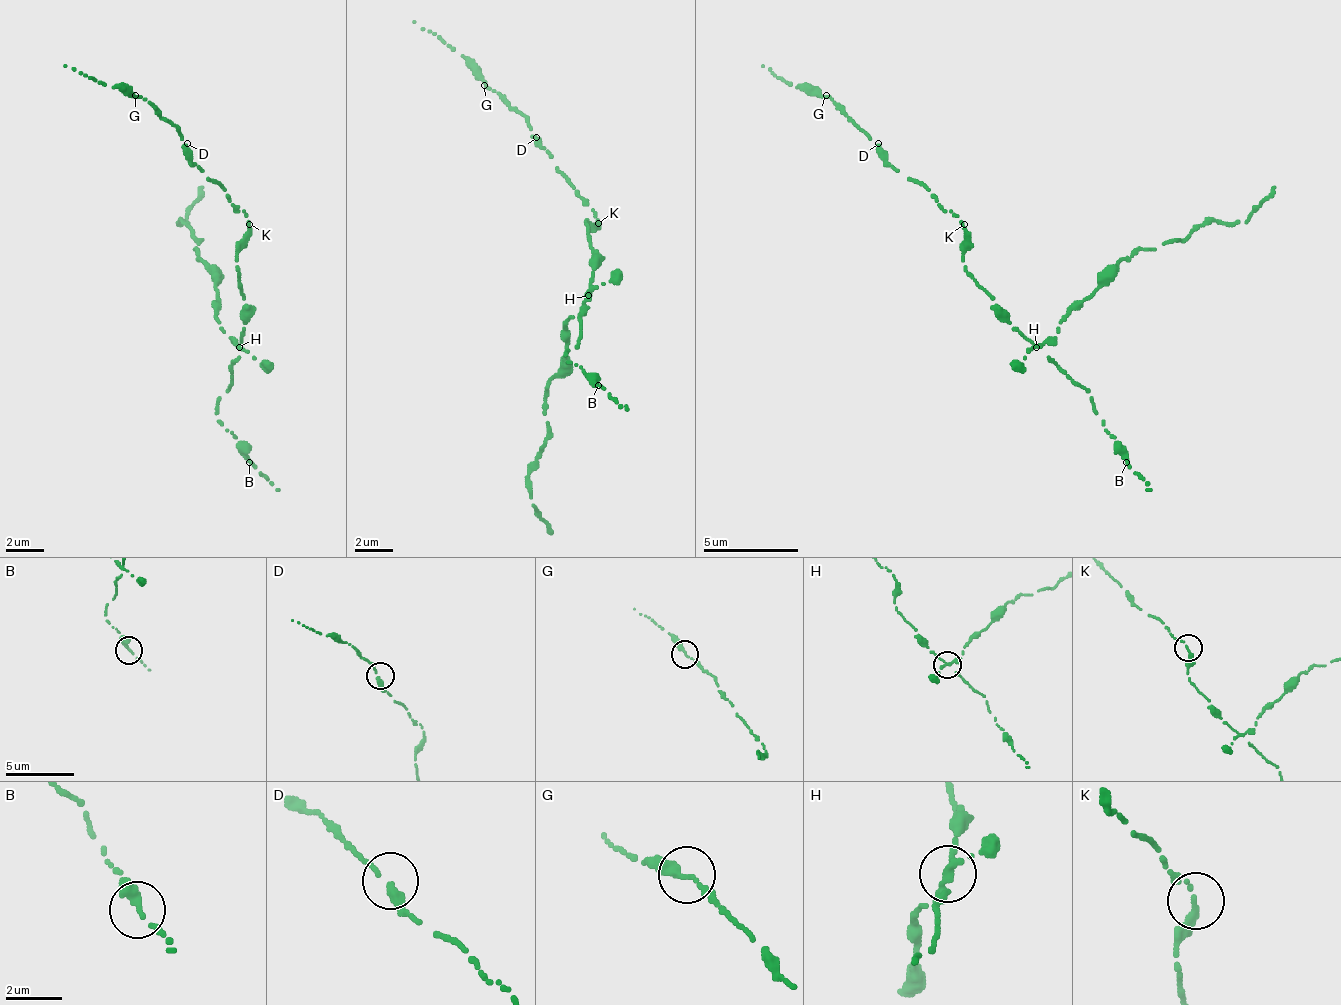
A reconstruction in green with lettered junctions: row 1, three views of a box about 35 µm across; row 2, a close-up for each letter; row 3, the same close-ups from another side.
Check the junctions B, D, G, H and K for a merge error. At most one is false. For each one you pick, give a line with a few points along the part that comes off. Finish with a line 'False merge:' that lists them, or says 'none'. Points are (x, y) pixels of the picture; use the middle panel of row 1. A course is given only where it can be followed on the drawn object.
H: course (589, 294), (584, 308), (565, 323), (565, 361), (546, 385), (546, 447), (532, 461), (527, 489), (551, 532)
False merge: H

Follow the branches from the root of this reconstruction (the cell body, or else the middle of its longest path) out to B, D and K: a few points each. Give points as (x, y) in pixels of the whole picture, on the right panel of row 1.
B: (978, 281), (1007, 319), (1092, 395), (1092, 410), (1126, 462)
D: (978, 281), (964, 267), (964, 224), (916, 181), (897, 172), (888, 162), (878, 143)
K: (978, 281), (964, 267), (964, 224)

